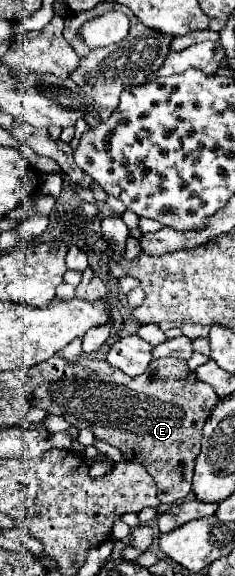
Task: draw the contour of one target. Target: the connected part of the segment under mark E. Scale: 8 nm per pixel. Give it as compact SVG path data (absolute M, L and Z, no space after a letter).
M55 354L53 358L41 362L39 366L19 370L17 374L25 386L31 406L61 416L75 428L91 430L95 438L101 438L111 446L119 448L125 458L149 466L149 474L157 482L157 498L161 504L171 506L177 500L185 500L191 494L193 462L201 450L201 428L209 418L213 406L219 402L219 398L217 394L213 394L213 388L209 384L195 380L195 372L187 368L185 360L177 358L153 360L141 376L133 378L109 366L105 360L81 356L79 360L69 362Z

